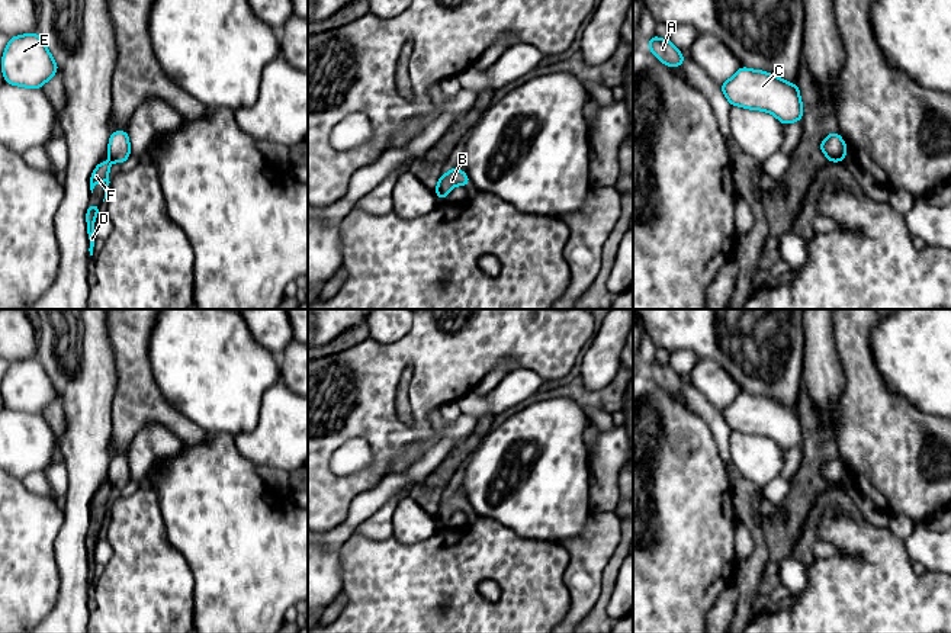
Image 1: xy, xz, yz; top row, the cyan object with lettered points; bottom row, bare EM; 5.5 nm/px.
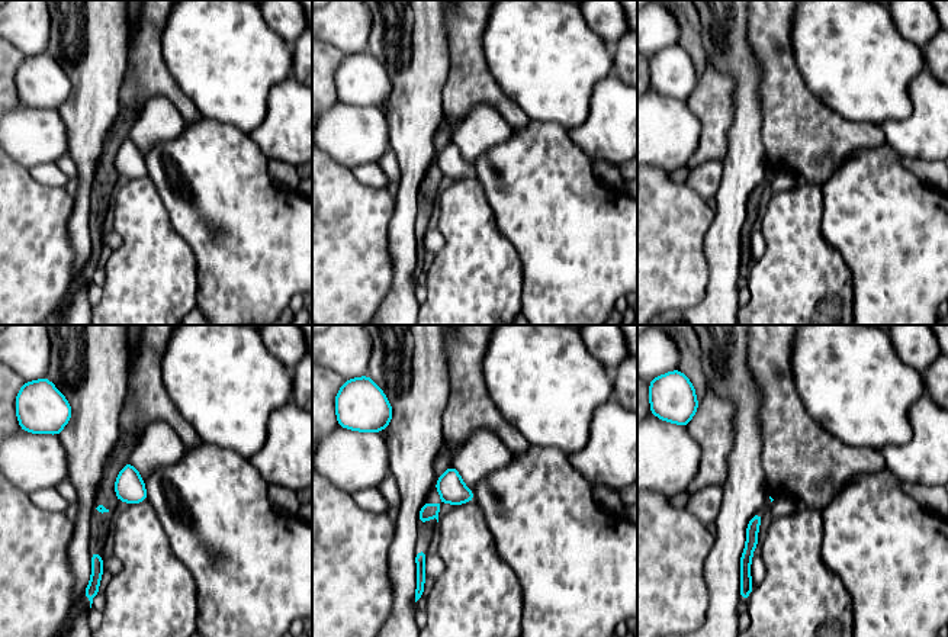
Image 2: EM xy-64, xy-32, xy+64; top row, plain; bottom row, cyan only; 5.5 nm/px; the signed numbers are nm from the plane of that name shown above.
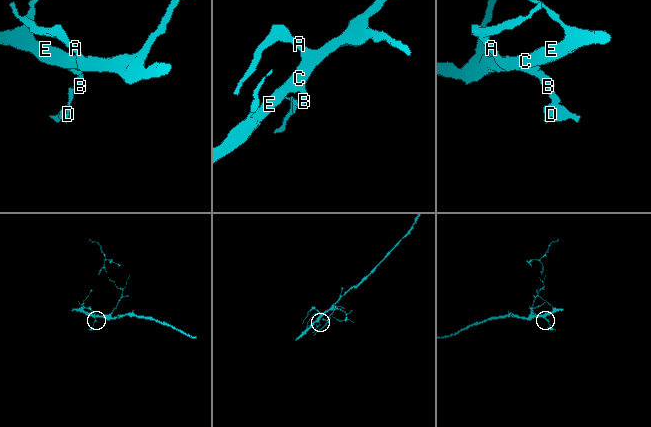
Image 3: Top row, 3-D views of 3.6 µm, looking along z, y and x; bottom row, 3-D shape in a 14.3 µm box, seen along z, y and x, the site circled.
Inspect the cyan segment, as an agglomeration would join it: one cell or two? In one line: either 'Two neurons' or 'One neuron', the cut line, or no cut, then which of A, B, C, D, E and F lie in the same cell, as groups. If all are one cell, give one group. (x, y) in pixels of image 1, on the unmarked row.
Two neurons. Split along xy (111, 482), (113, 485). Groups: A B C E / D F

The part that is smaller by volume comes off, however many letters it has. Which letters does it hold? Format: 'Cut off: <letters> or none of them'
Cut off: D, F

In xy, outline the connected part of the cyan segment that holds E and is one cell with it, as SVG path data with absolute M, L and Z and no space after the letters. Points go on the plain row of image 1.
M38 357L10 362L1 382L4 407L26 414L41 414L57 399L52 383Z

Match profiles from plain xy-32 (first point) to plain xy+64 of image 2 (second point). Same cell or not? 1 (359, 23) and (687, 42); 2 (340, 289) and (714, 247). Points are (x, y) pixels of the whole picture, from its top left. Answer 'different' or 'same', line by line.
1: different
2: different

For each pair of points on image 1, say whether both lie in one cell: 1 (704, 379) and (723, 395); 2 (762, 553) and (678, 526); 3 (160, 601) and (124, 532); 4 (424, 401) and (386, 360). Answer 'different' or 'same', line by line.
1: same
2: different
3: same
4: same

